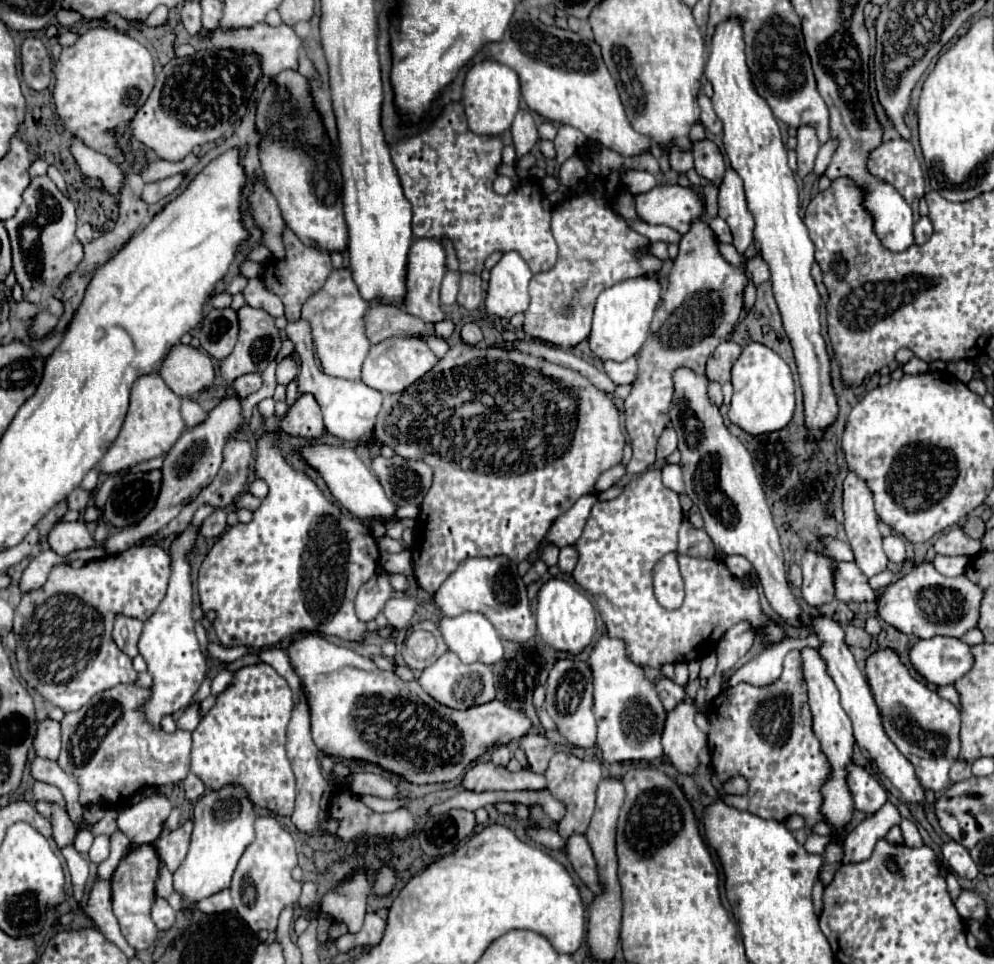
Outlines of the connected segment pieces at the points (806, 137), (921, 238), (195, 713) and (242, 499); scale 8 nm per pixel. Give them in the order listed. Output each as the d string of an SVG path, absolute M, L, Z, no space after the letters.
M799 127L797 131L797 173L801 177L809 175L813 171L813 163L819 151L819 141L813 127Z
M921 217L921 219L915 223L915 231L913 231L915 243L917 243L917 245L923 245L925 241L929 241L931 233L933 233L933 225L931 225L929 217Z
M191 703L191 705L181 713L181 717L177 719L177 729L193 731L199 723L201 723L201 705L199 705L199 703Z
M241 493L239 499L235 501L235 507L237 507L237 509L249 509L249 511L255 511L259 505L261 505L261 501L259 501L257 497L249 495L249 493Z

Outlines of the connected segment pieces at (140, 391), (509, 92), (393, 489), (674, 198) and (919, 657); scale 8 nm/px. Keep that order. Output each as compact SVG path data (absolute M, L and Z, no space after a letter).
M157 373L139 377L131 387L131 405L125 423L121 427L121 433L115 439L115 443L109 447L105 457L101 459L99 471L111 475L129 469L137 463L149 461L153 457L165 455L185 431L185 423L179 413L179 407L181 407L181 397L175 395Z
M485 59L481 63L475 63L469 67L465 83L463 83L463 107L465 107L465 115L467 115L467 123L469 129L473 133L479 135L501 135L503 131L507 131L513 123L515 113L519 111L519 101L521 101L521 93L519 93L519 77L513 69L493 61L493 59Z
M375 457L373 471L379 477L387 497L397 505L419 505L431 487L433 471L423 461L407 461L403 457Z
M657 185L649 193L635 197L637 213L649 225L667 225L681 235L691 229L695 219L705 215L705 201L693 187Z
M931 637L917 641L909 651L915 671L933 685L953 685L971 665L971 647L951 637Z

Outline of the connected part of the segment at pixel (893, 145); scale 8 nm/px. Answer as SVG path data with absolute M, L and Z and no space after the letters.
M905 139L885 141L869 157L869 171L889 181L909 203L923 197L923 171Z

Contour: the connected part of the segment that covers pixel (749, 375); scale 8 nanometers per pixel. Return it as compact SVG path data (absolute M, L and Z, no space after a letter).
M749 343L731 369L733 397L729 407L731 423L751 435L783 429L795 411L795 383L789 365L763 343Z

